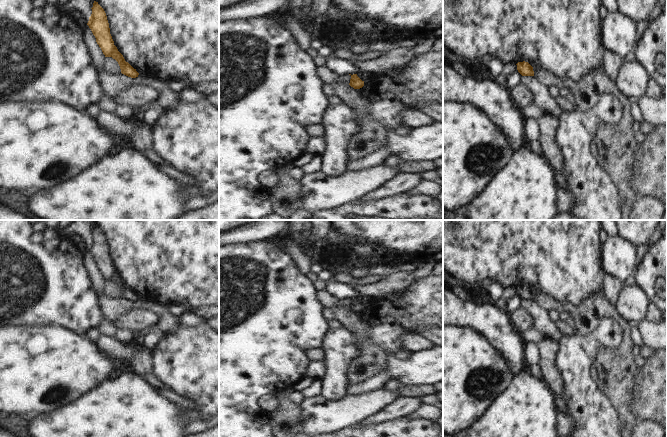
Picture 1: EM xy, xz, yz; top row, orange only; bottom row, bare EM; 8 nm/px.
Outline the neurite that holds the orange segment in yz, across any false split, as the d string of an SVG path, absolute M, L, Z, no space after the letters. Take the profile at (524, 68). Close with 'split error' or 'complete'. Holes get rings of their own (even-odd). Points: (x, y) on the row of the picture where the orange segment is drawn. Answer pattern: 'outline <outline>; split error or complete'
outline M518 62L517 70L522 76L534 76L533 67L528 62Z; complete

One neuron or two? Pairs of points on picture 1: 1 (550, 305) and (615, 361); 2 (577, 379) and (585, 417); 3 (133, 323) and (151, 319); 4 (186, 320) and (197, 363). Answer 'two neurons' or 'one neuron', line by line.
1: one neuron
2: one neuron
3: one neuron
4: two neurons

